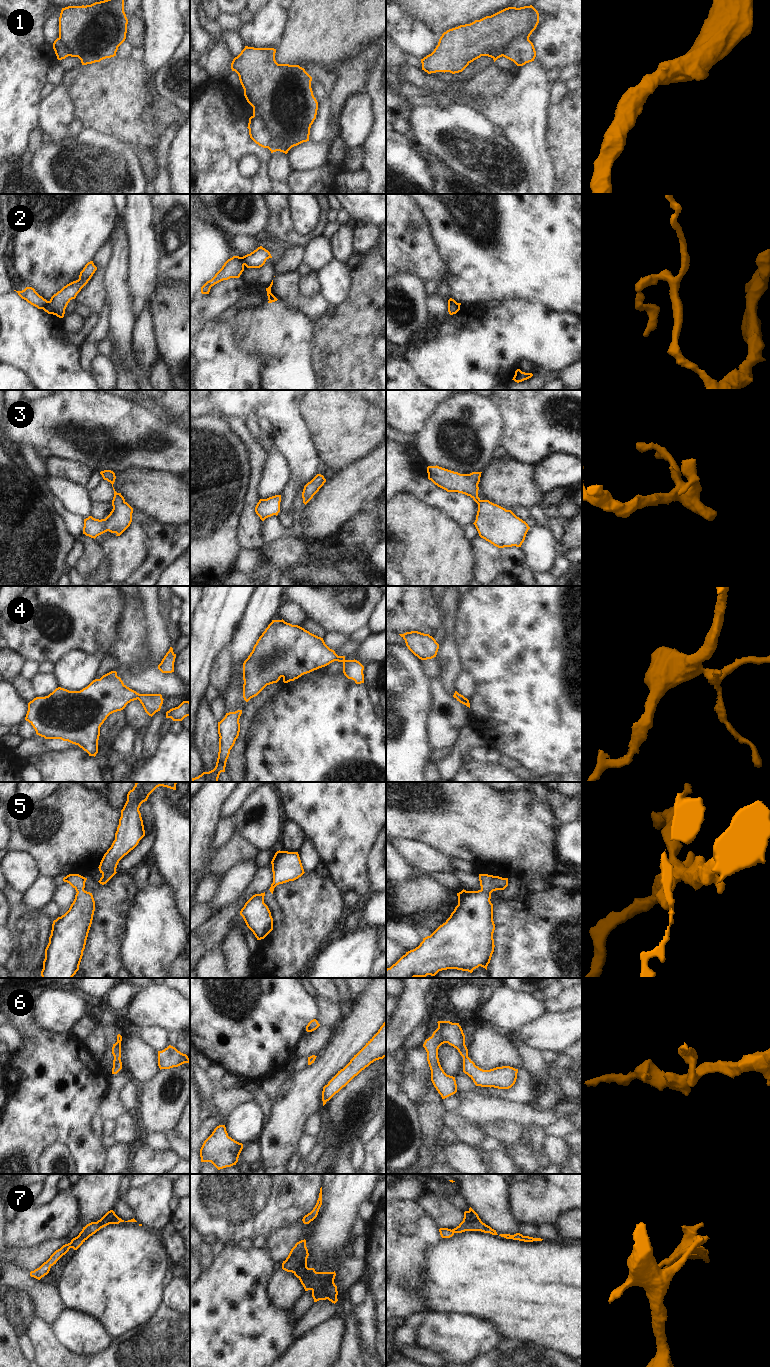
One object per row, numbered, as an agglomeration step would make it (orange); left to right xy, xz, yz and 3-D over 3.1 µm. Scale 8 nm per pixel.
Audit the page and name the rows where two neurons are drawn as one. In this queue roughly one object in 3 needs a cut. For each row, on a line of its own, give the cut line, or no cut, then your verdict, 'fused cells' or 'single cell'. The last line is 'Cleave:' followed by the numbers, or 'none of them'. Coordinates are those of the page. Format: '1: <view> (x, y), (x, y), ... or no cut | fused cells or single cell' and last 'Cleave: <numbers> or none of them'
1: xz (253, 114), (263, 122), (273, 141), (285, 142), (292, 146) | fused cells
2: xy (48, 301), (42, 308) | fused cells
3: no cut | single cell
4: no cut | single cell
5: no cut | single cell
6: no cut | single cell
7: no cut | single cell
Cleave: 1, 2

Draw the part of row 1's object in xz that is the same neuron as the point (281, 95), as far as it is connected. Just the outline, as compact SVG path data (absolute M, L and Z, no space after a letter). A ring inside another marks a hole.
M245 46L231 63L244 89L247 102L253 107L253 115L259 117L273 142L292 147L309 141L310 128L316 119L318 102L311 88L312 77L299 65L278 64L276 49Z

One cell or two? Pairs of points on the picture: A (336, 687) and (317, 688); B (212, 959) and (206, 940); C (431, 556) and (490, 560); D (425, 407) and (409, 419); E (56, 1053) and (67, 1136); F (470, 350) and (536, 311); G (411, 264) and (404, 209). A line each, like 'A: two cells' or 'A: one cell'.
A: one cell
B: two cells
C: two cells
D: one cell
E: one cell
F: one cell
G: one cell

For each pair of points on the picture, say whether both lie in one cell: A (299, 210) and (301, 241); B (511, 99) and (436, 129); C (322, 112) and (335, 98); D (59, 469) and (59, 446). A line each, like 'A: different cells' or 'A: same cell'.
A: different cells
B: different cells
C: different cells
D: different cells

